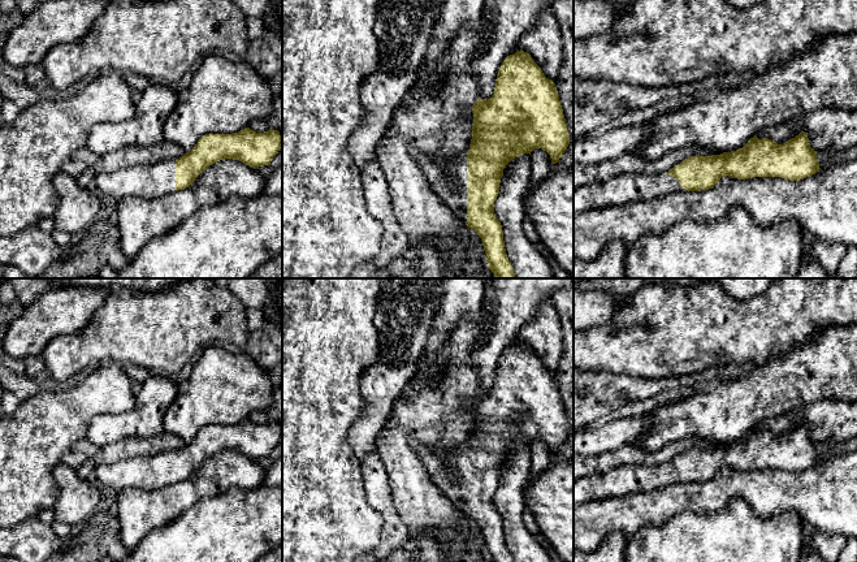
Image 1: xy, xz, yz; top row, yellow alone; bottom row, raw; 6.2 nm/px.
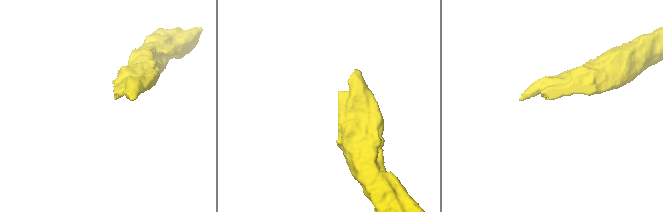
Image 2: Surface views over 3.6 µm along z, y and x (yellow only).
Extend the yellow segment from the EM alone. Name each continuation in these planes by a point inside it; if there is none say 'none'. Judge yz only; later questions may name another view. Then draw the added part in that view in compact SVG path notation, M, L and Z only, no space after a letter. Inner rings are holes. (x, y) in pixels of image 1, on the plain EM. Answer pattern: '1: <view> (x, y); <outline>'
1: yz (628, 479); M667 463L645 466L626 464L601 475L574 481L574 510L587 502L607 500L609 497L650 492L671 484L687 483L676 470Z

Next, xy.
1: xy (151, 472); M176 450L150 457L131 457L95 467L92 480L120 493L126 488L155 490L176 483Z

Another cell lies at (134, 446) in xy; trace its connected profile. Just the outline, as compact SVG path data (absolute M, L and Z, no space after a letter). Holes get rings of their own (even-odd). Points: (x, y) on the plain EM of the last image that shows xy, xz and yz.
M164 431L157 437L130 437L103 446L91 462L96 466L109 464L131 457L150 457L169 450L179 450L185 445L179 437Z

